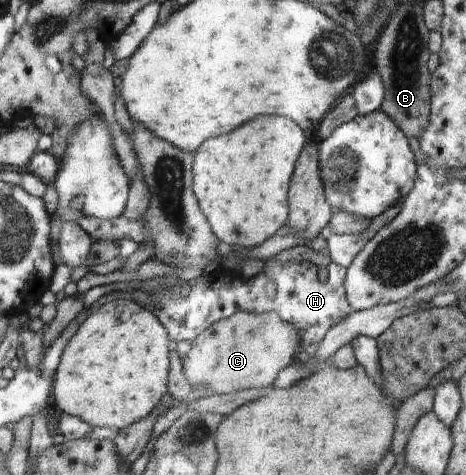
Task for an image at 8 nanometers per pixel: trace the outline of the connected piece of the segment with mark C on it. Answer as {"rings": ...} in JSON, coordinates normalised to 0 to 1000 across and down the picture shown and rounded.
{"rings":[[[515,653],[451,686],[410,726],[388,754],[395,794],[410,815],[433,806],[451,815],[453,829],[472,829],[579,815],[594,789],[631,764],[644,731],[644,705],[637,691],[592,659],[543,661]]]}

